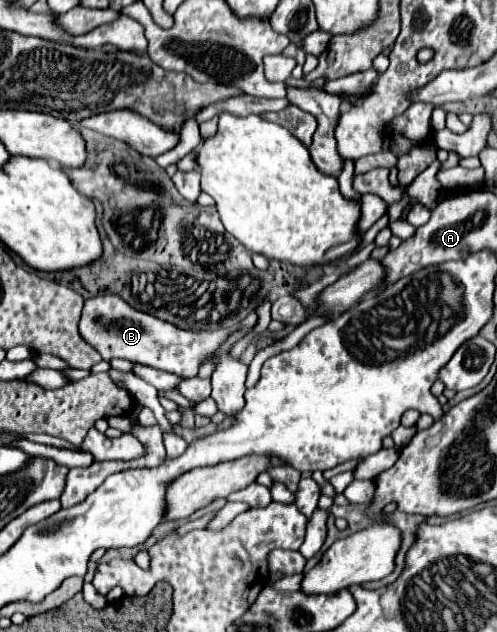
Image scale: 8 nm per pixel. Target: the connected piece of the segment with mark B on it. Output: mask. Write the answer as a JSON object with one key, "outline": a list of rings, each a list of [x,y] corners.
{"outline":[[[115,294],[95,296],[85,300],[85,308],[79,322],[81,336],[99,350],[103,360],[111,358],[125,358],[131,362],[141,362],[157,370],[165,370],[171,374],[177,374],[181,378],[195,378],[197,368],[205,364],[213,352],[219,350],[225,340],[235,334],[241,328],[255,326],[257,314],[251,312],[245,320],[231,328],[217,328],[217,330],[183,330],[171,322],[159,320],[147,312],[139,312],[131,308],[123,298]]]}

